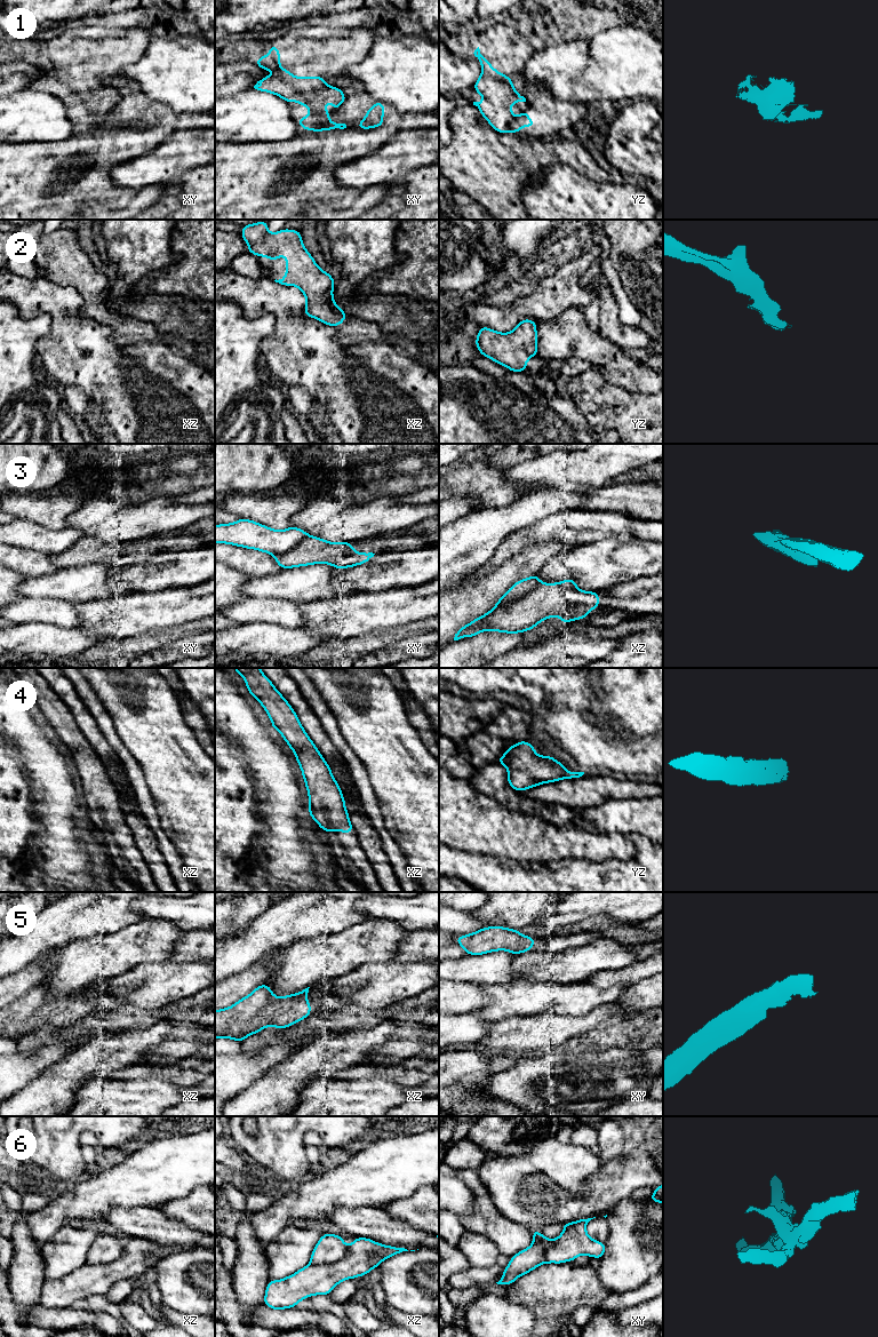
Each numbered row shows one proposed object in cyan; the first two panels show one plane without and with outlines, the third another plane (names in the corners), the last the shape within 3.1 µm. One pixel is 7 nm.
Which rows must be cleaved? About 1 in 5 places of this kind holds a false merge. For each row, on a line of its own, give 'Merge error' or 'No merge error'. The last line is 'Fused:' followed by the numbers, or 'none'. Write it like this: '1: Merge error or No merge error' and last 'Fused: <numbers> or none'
1: Merge error
2: No merge error
3: Merge error
4: No merge error
5: No merge error
6: Merge error
Fused: 1, 3, 6

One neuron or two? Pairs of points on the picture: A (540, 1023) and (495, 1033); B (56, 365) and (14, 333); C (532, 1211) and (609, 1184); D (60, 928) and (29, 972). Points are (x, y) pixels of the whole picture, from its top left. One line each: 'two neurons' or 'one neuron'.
A: one neuron
B: two neurons
C: one neuron
D: two neurons

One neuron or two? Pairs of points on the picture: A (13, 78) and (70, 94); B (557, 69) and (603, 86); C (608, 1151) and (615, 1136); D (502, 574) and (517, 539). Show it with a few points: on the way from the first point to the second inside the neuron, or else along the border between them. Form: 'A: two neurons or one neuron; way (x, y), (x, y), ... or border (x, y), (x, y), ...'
A: two neurons; border (44, 74), (29, 86)
B: one neuron; way (568, 70), (576, 71), (582, 77), (591, 77)
C: one neuron; way (609, 1147), (612, 1139)
D: two neurons; border (533, 546), (524, 548), (495, 566), (487, 574)

